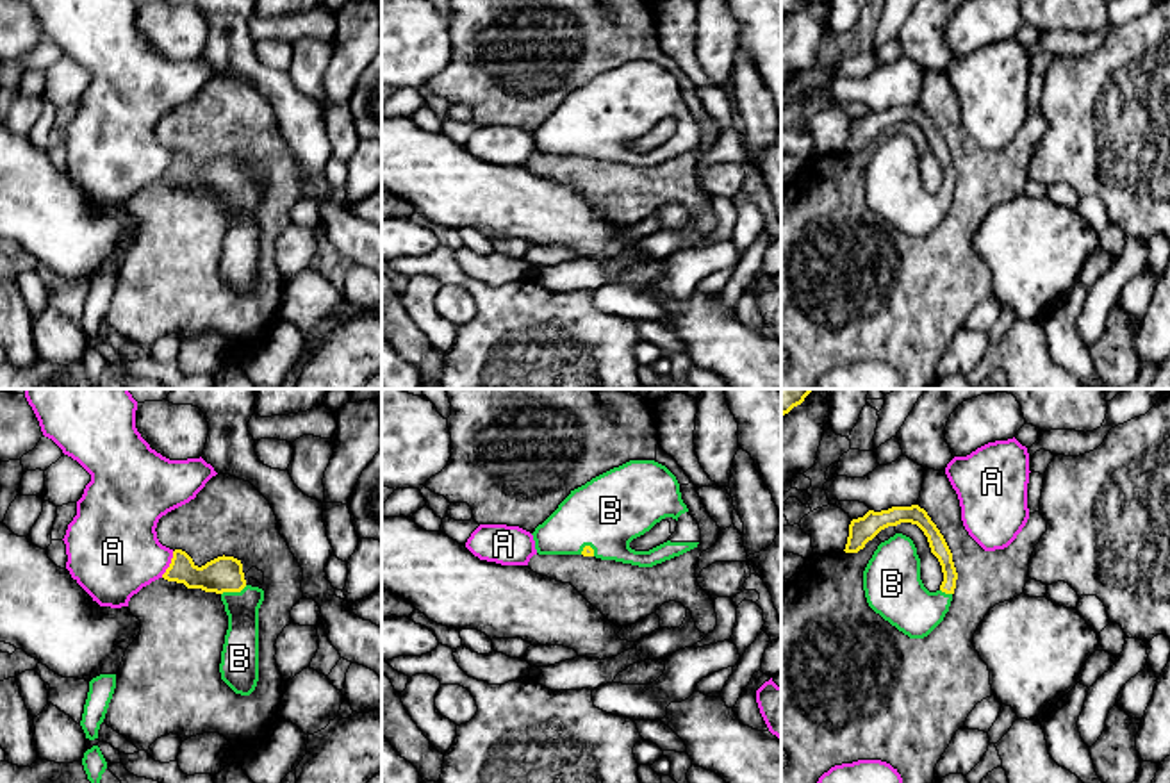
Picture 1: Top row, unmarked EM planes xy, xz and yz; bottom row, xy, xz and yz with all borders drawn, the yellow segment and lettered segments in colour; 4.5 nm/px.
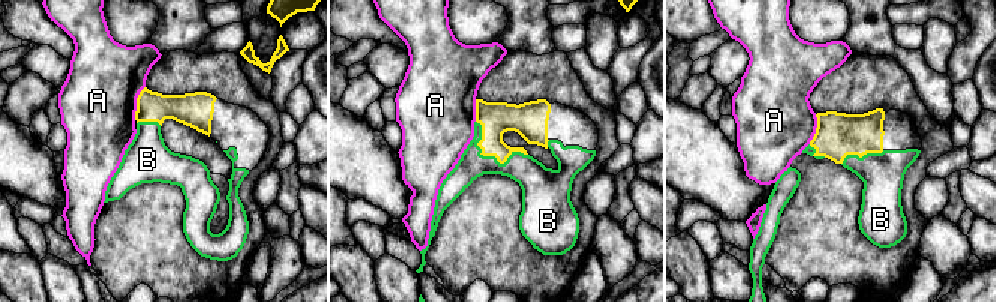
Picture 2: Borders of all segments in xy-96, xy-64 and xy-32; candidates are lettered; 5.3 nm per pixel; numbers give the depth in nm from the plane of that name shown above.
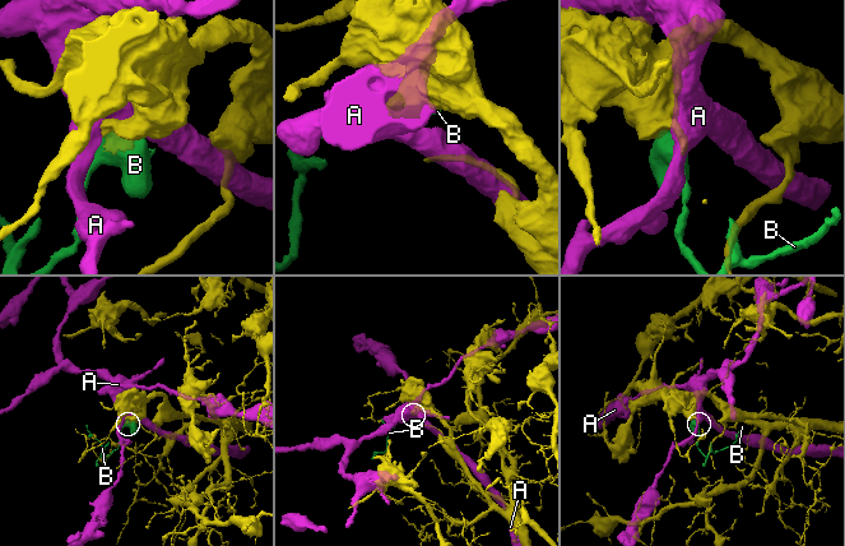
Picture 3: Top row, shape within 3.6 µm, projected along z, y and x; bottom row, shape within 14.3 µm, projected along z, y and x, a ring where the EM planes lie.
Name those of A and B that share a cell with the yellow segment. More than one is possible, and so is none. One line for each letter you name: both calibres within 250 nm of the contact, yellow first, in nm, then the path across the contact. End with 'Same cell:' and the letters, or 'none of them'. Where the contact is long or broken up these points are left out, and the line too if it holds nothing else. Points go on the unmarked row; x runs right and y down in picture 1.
B: 160 nm thick on the yellow side, 160 nm on the other; runs through xy (222, 175), (234, 191), (241, 202), (241, 243)
Same cell: B

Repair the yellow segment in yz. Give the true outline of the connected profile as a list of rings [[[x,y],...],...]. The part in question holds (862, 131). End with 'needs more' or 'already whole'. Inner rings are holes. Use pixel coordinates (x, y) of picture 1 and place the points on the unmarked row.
[[[919,105],[869,111],[863,118],[851,121],[844,152],[858,153],[881,130],[901,123],[917,125],[927,137],[931,153],[938,159],[943,173],[940,189],[929,193],[924,187],[913,141],[895,134],[881,143],[869,161],[863,171],[863,191],[869,207],[885,221],[910,239],[924,239],[949,212],[958,180],[952,153],[927,112]]] | needs more

